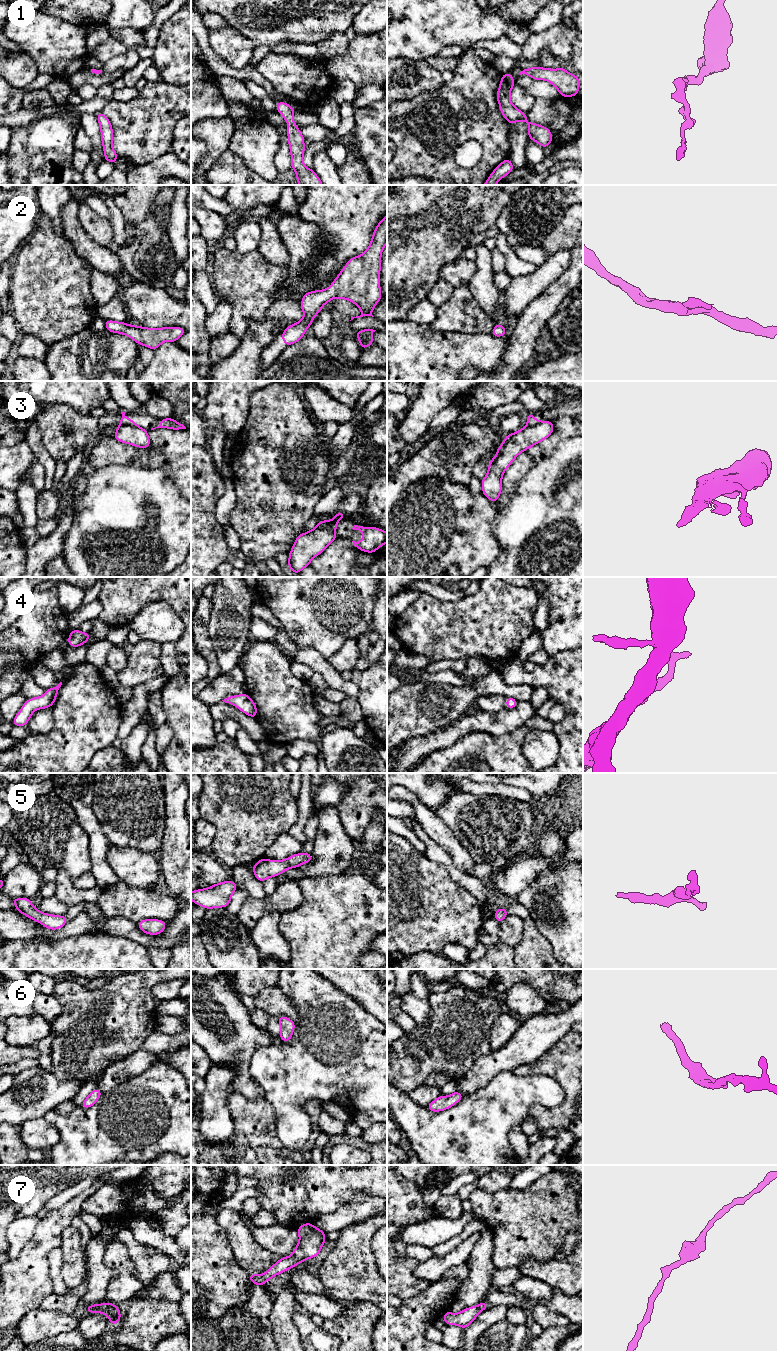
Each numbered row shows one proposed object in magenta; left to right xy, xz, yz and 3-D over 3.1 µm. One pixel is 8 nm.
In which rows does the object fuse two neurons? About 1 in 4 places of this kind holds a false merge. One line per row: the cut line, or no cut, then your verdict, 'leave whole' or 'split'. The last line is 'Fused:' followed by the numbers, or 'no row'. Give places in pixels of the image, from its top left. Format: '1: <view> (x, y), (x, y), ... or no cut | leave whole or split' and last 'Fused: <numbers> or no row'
1: no cut | leave whole
2: no cut | leave whole
3: xy (121, 423), (139, 427) | split
4: no cut | leave whole
5: no cut | leave whole
6: no cut | leave whole
7: no cut | leave whole
Fused: 3

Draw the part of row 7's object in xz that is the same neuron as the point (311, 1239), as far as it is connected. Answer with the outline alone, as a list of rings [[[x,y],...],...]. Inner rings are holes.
[[[305,1223],[297,1228],[299,1243],[291,1256],[282,1257],[274,1263],[263,1275],[249,1274],[250,1282],[264,1287],[264,1282],[286,1270],[303,1263],[306,1259],[316,1257],[325,1243],[326,1237],[322,1230],[311,1223]]]

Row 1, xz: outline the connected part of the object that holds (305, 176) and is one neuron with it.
[[[277,102],[276,107],[278,113],[284,117],[288,124],[287,136],[291,152],[291,168],[293,168],[296,172],[296,181],[299,185],[323,185],[313,169],[309,169],[303,164],[305,138],[293,120],[295,110],[291,107],[291,105],[285,102]]]

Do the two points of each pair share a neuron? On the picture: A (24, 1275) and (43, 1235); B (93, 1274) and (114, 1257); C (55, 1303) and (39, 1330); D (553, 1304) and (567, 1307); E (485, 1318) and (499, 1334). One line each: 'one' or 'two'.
A: one
B: two
C: two
D: one
E: two

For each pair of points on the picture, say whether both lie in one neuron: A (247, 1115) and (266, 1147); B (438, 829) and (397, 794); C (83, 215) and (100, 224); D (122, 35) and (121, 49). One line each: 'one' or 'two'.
A: one
B: one
C: one
D: two

